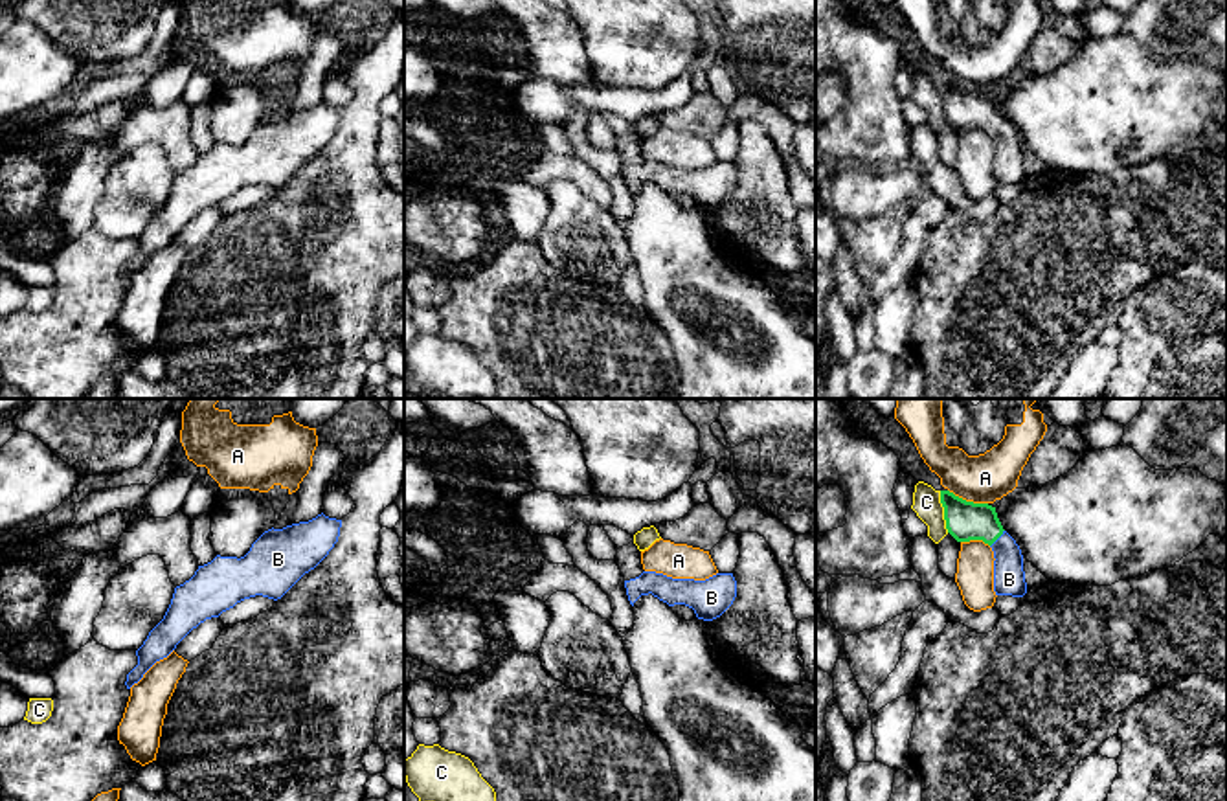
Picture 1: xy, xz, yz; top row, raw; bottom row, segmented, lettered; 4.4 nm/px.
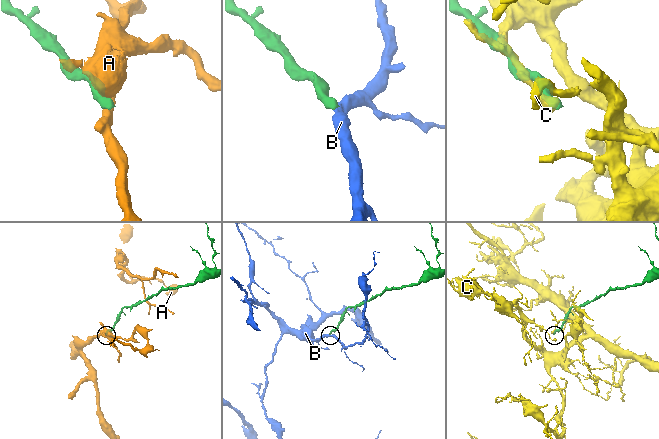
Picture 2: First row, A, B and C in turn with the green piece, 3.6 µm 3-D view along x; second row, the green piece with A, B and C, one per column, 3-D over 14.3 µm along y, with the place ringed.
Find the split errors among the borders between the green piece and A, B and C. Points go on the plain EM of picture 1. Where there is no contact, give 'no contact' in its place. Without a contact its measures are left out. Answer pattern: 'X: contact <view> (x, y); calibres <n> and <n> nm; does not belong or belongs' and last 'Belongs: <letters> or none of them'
A: contact yz (968, 90); calibres 180 and 220 nm; does not belong
B: contact yz (998, 125); calibres 180 and 140 nm; belongs
C: contact yz (945, 100); calibres 180 and 130 nm; does not belong
Belongs: B

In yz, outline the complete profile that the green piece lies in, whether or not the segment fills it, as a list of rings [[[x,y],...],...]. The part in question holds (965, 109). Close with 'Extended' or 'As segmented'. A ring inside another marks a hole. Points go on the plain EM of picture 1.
[[[940,79],[948,121],[957,130],[983,129],[994,140],[996,184],[1023,186],[1027,182],[1023,143],[1016,129],[1003,118],[996,96],[974,92]]]. Extended

